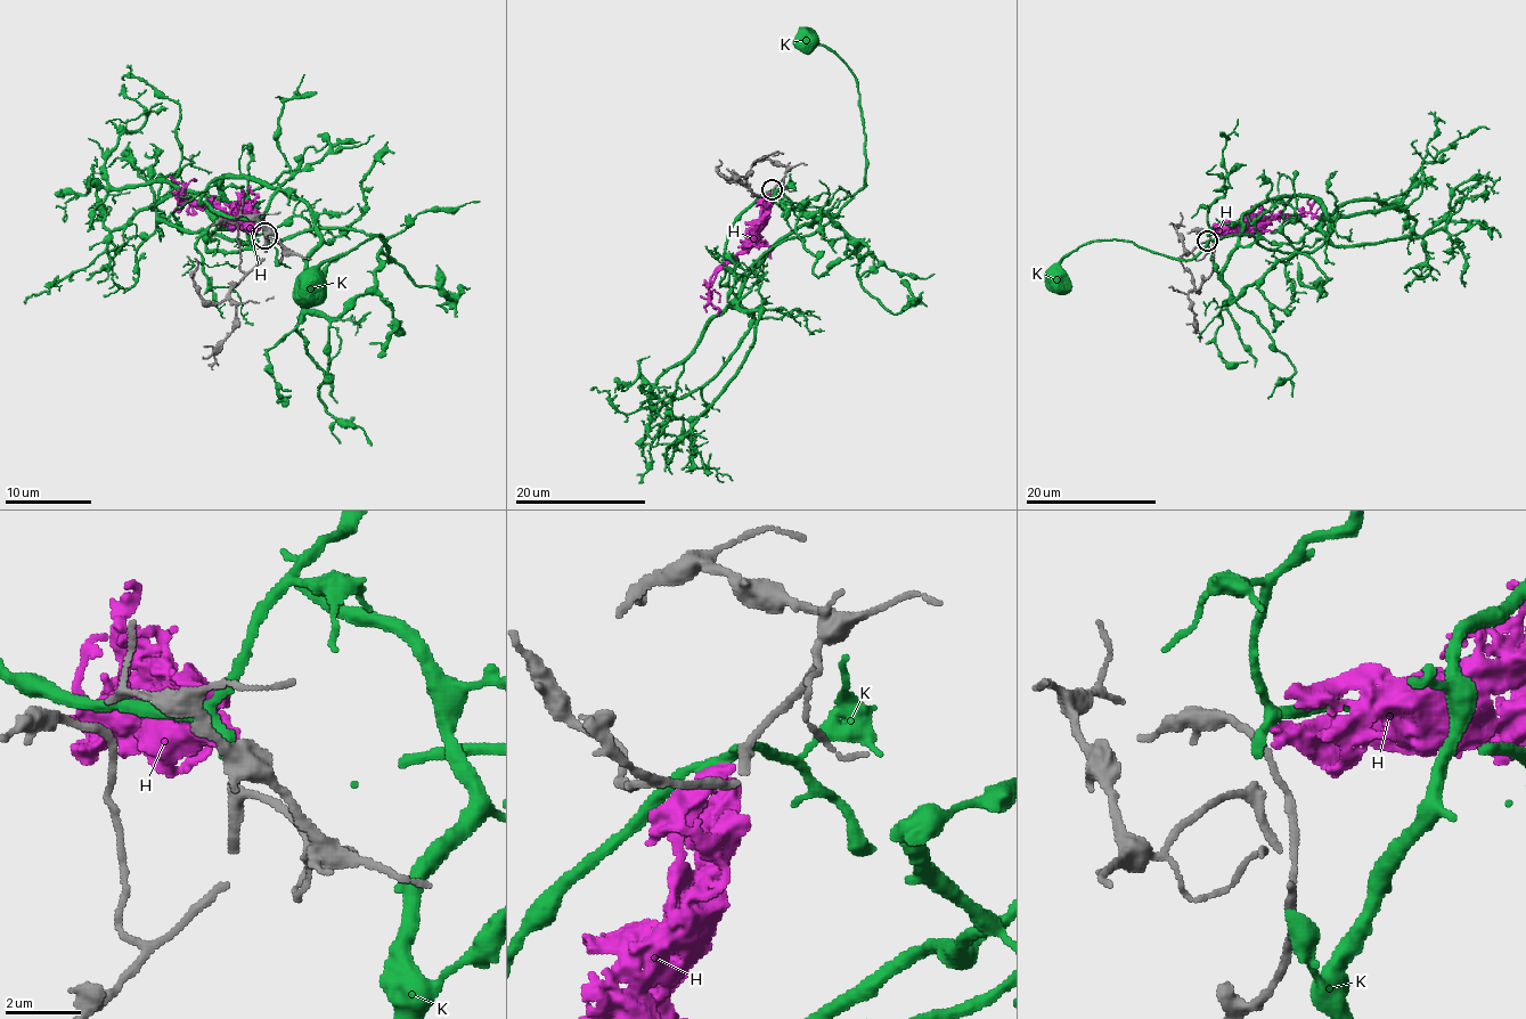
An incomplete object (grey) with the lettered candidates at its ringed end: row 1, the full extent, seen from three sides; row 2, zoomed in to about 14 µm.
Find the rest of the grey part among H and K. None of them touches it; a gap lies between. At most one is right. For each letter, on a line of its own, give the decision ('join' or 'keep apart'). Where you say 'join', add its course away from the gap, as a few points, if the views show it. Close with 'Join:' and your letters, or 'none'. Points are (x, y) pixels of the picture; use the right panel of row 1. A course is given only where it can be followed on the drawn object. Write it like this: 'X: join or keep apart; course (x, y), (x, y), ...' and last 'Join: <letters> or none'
H: keep apart
K: join; course (1207, 236), (1295, 196), (1328, 222), (1306, 252), (1240, 234), (1180, 260), (1096, 239), (1062, 259), (1055, 283)
Join: K

